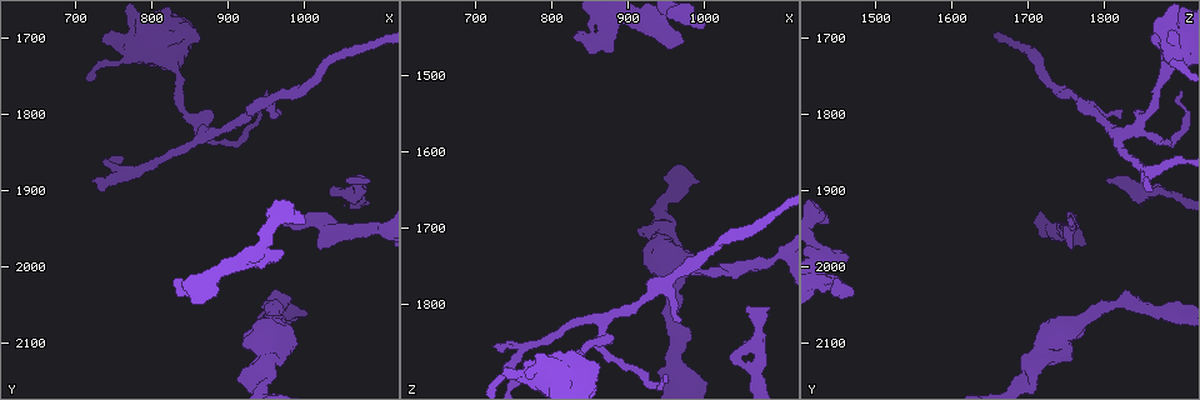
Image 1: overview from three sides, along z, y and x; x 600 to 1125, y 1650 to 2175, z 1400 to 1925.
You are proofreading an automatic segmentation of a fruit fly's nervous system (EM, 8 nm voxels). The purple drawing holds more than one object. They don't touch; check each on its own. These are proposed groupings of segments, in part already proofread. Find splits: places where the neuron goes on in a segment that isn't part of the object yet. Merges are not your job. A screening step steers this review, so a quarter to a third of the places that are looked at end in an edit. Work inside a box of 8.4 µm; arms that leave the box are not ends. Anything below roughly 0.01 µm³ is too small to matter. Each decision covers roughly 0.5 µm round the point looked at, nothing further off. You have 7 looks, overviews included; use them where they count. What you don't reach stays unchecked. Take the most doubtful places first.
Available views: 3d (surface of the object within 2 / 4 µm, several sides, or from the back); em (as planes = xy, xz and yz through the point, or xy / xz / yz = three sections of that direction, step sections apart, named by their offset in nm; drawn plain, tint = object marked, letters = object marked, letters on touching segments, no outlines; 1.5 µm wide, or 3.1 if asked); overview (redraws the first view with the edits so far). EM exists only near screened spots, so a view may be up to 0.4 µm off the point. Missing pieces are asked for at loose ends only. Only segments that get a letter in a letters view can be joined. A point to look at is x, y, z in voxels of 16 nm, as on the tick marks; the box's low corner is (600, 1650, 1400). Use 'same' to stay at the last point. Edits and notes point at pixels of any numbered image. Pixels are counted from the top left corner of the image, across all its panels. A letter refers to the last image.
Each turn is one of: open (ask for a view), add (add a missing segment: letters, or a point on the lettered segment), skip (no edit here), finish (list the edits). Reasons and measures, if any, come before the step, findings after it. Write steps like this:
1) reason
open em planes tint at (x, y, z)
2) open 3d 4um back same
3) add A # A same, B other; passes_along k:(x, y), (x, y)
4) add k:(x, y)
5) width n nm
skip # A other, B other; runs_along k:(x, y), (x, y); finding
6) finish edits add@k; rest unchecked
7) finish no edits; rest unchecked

an open end
open 3d 2um at (830, 2015, 1450)

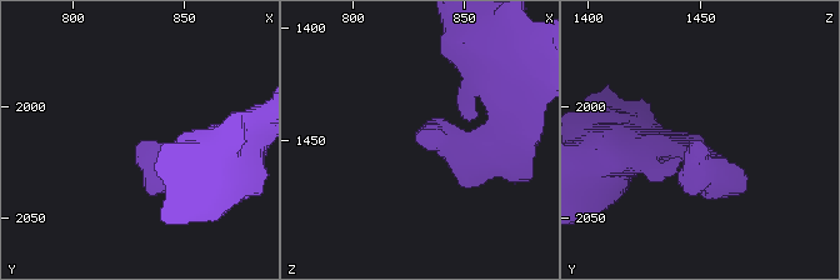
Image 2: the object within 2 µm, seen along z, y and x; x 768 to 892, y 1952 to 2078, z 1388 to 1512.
now the EM
open em planes letters at (832, 2015, 1449)

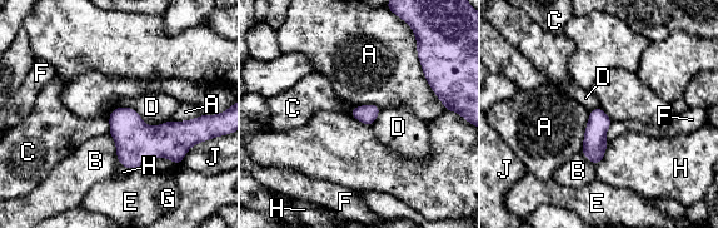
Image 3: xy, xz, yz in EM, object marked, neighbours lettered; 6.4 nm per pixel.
longest_contact A 440 nm
skip # A other, B other, C other, D other, E other, F other, G other, H other, J other; none of them fits

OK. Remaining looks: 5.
free end
open em xy step 8 tint at (975, 1945, 1760)

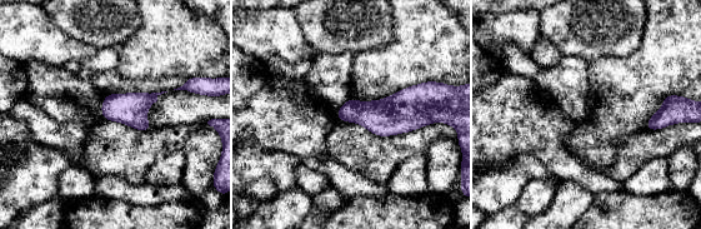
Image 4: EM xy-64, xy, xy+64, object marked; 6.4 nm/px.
another direction
open em planes letters same

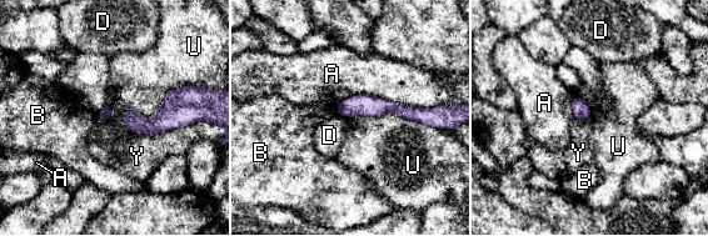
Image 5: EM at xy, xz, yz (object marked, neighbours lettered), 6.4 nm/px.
skip # A other, B other, D other, U other, Y other; border 5:(190, 84), (153, 118), (119, 116); no lettered segment goes on from it

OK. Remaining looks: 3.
branch stops here
open 3d 4um at (725, 1885, 1855)

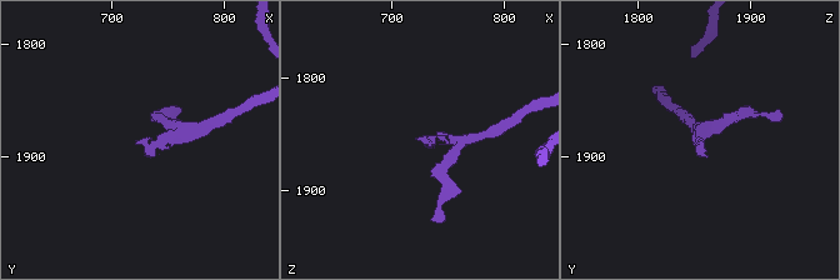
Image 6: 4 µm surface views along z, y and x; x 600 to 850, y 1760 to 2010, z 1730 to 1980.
open em planes letters at (720, 1884, 1854)

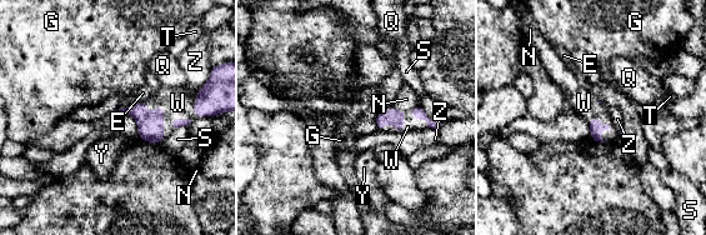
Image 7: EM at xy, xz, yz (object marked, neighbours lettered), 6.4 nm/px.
width 110 nm
add W # E other, G other, N other, Q other, S other, T other, W same, Y other, Z other; passes_along 7:(150, 129), (160, 106), (178, 103); the neuron continues

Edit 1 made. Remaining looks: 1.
finish edits add@7; rest unchecked

